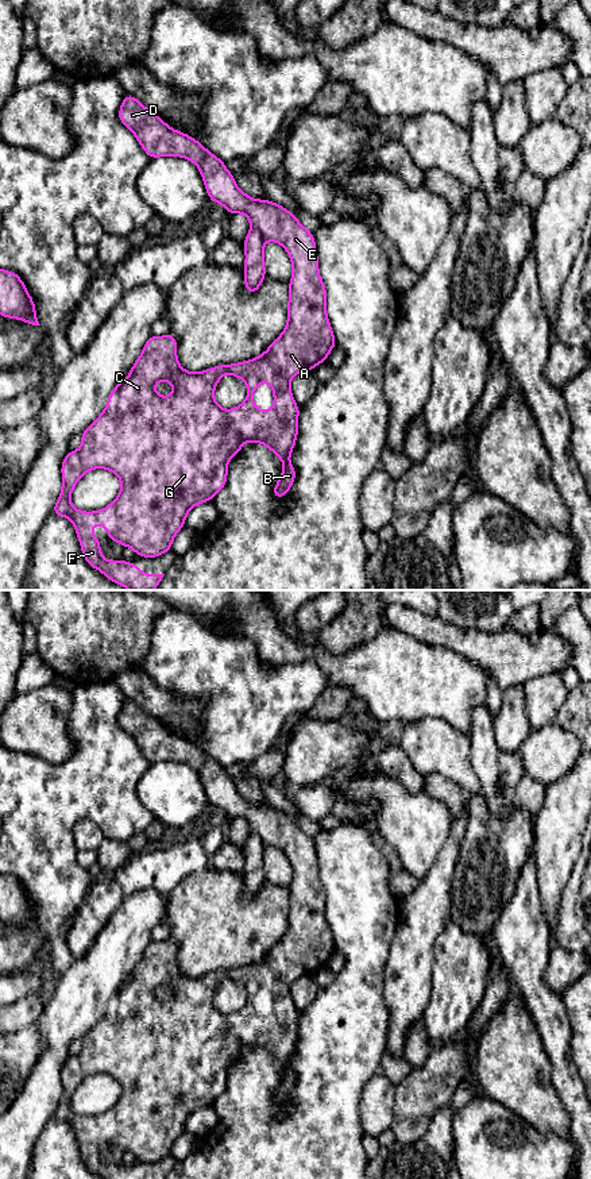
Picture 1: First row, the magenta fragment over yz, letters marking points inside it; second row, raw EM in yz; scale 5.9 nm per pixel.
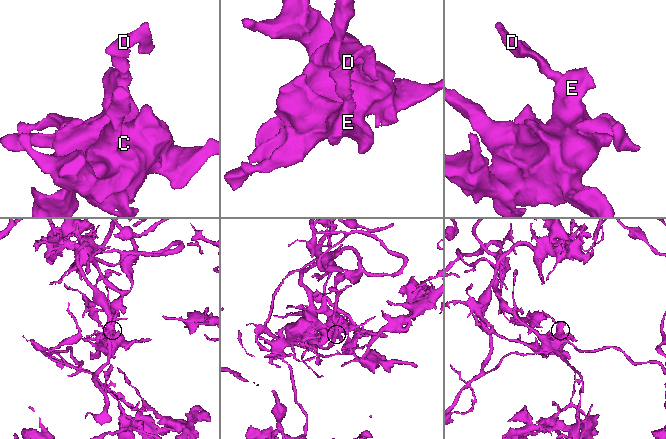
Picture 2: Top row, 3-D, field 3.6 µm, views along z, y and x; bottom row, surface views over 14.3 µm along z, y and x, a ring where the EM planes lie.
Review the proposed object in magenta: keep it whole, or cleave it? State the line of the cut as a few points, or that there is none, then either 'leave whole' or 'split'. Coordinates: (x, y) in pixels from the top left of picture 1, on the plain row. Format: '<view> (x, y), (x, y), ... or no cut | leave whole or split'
no cut | leave whole

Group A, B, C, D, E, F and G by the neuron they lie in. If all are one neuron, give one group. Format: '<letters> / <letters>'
A B C D E F G

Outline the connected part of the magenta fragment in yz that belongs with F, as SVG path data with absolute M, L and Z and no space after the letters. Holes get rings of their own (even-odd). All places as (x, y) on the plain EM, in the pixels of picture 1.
M130 700L124 702L119 724L132 736L150 763L188 763L198 771L210 806L224 810L227 818L244 818L248 822L251 833L243 847L247 897L255 898L266 881L263 866L266 844L282 849L293 870L287 931L262 960L201 978L189 978L178 968L177 944L171 939L159 943L150 940L130 980L115 991L103 1018L81 1039L81 1052L69 1056L62 1067L62 1095L51 1118L73 1128L84 1163L93 1174L103 1179L142 1179L139 1170L104 1164L100 1157L101 1147L92 1140L92 1132L103 1129L112 1147L131 1152L143 1163L155 1163L170 1156L174 1141L185 1130L188 1117L201 1107L213 1105L225 1091L228 1066L248 1047L262 1048L283 1067L283 1076L273 1095L277 1103L283 1103L296 1084L296 1075L289 1062L296 1051L300 1018L300 1012L291 1001L290 986L300 976L313 975L325 967L336 951L336 944L327 921L327 895L318 879L313 839L285 812L270 805L248 802L237 793L233 779L227 775L223 766L194 743L170 733L136 702ZM225 979L242 983L247 989L246 1005L232 1016L223 1014L213 1002L217 987ZM158 986L173 989L173 998L169 1002L161 1002L155 997ZM260 987L271 990L275 1003L273 1013L266 1017L259 1016L252 1003ZM97 1072L108 1074L119 1082L121 1086L119 1101L101 1116L77 1116L70 1107L72 1097L86 1076Z

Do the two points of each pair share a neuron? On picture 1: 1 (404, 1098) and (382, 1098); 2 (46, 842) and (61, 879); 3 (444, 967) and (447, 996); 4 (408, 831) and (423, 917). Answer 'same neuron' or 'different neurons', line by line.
1: different neurons
2: same neuron
3: same neuron
4: different neurons

